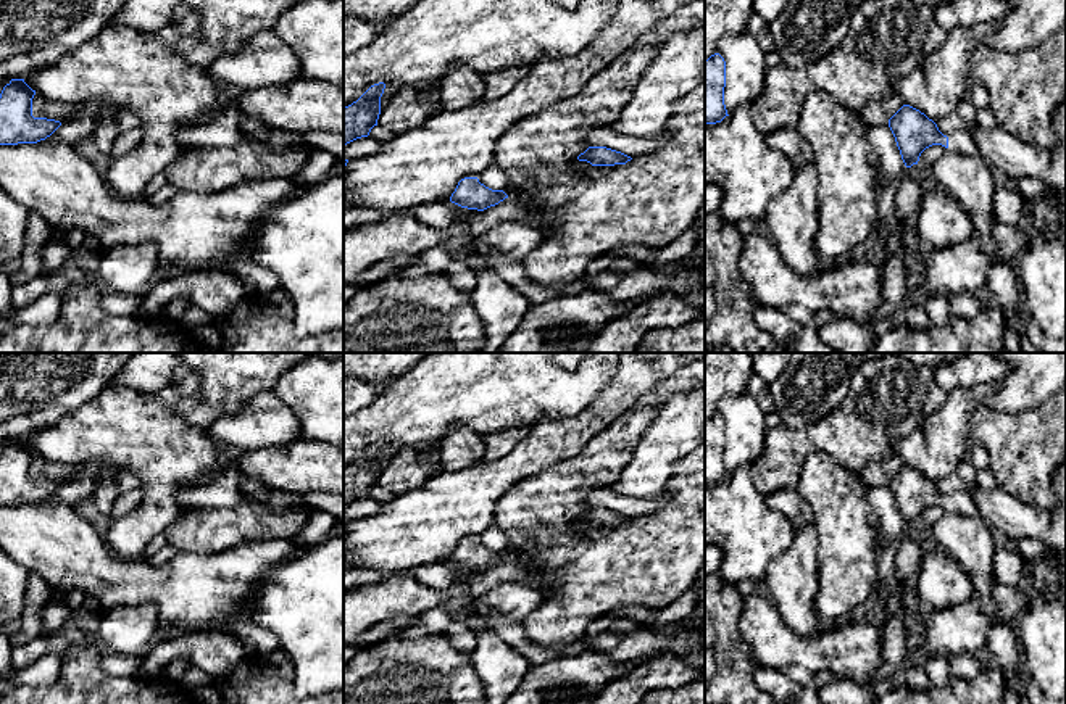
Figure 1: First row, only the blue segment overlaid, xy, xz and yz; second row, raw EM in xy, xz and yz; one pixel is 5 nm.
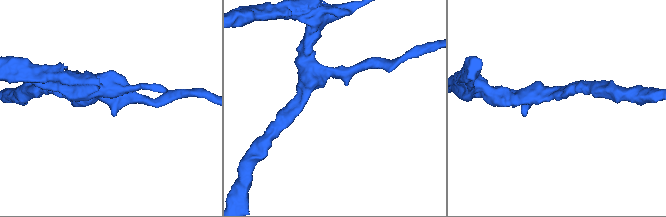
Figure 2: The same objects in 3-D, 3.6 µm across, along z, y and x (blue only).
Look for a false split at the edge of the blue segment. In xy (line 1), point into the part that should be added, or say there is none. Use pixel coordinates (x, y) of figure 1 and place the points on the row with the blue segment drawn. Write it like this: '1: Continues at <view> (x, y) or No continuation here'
1: No continuation here

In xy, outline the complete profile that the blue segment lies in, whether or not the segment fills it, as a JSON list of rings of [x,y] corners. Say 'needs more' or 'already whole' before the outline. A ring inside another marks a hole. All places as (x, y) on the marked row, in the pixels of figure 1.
already whole; [[[11,79],[0,93],[0,145],[37,143],[50,137],[60,121],[32,116],[32,90],[24,79]]]

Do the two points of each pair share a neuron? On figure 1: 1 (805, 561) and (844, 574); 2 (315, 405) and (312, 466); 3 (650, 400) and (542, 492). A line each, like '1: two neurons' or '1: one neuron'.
1: two neurons
2: two neurons
3: one neuron

